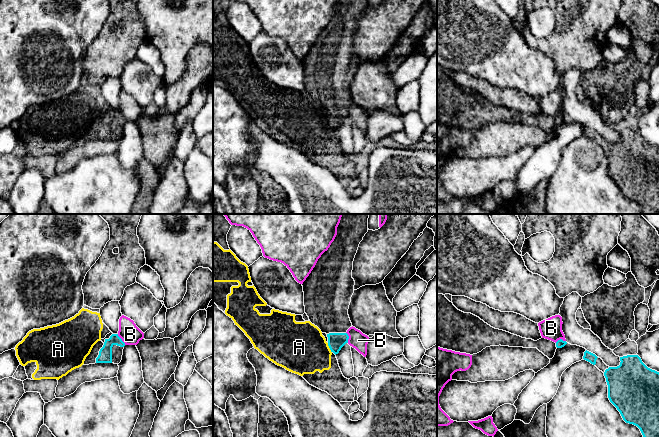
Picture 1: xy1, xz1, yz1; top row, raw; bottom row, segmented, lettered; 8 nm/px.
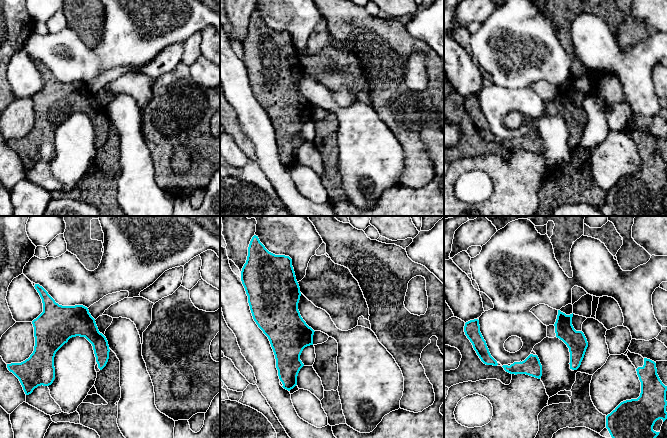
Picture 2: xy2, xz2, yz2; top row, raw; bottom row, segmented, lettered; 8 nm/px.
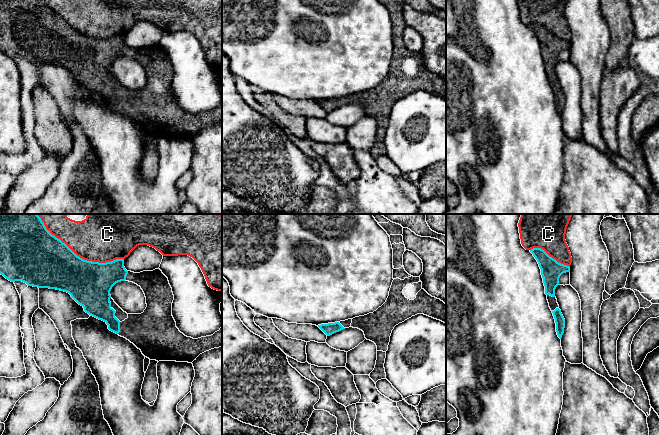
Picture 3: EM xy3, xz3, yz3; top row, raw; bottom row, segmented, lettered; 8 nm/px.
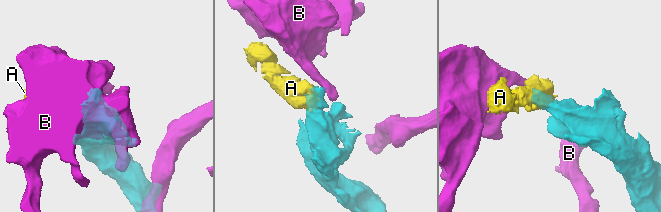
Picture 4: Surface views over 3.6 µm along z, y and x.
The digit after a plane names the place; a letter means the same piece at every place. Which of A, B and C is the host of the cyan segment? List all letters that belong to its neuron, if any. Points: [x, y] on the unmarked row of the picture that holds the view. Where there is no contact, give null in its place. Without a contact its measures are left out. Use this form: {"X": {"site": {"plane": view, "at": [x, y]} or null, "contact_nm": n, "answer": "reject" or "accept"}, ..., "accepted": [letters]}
{"A": {"site": {"plane": "xz1", "at": [329, 123]}, "contact_nm": 90, "answer": "reject"}, "B": {"site": {"plane": "xy1", "at": [121, 115]}, "contact_nm": 110, "answer": "reject"}, "C": {"site": {"plane": "xy3", "at": [83, 35]}, "contact_nm": 700, "answer": "reject"}, "accepted": []}

